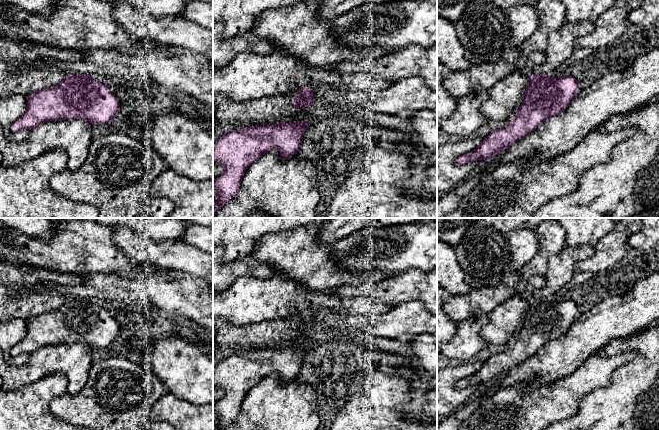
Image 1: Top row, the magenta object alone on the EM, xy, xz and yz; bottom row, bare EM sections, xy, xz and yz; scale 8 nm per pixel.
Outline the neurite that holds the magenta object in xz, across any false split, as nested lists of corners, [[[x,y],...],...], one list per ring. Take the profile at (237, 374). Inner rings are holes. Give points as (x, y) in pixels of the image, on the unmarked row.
[[[288,346],[276,348],[260,348],[255,350],[245,351],[239,354],[231,355],[224,358],[213,369],[213,386],[223,389],[224,396],[213,405],[213,419],[215,426],[213,430],[224,430],[237,418],[242,402],[248,391],[255,385],[259,384],[263,379],[272,373],[277,373],[283,384],[291,382],[297,378],[304,356],[308,353],[309,349],[306,346]]]

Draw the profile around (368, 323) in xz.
[[[422,301],[393,306],[384,314],[371,311],[364,317],[362,326],[381,338],[420,334],[437,338],[437,315],[430,313]]]

